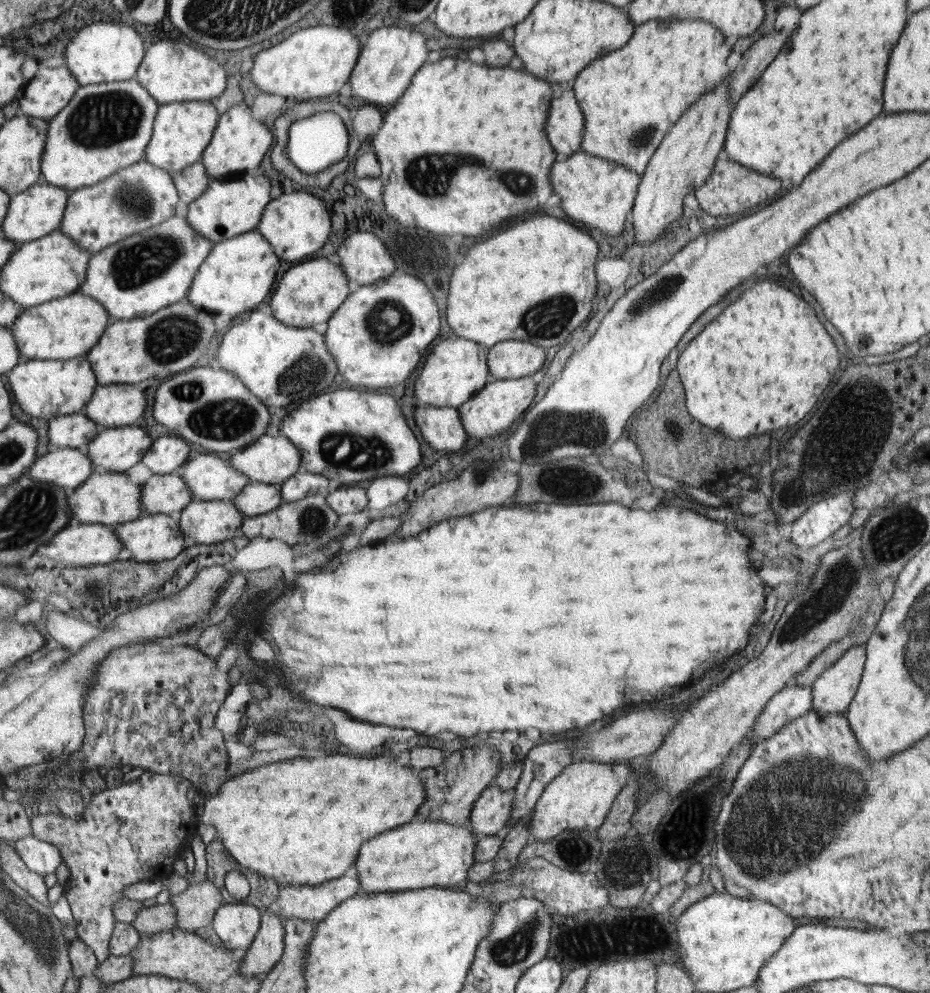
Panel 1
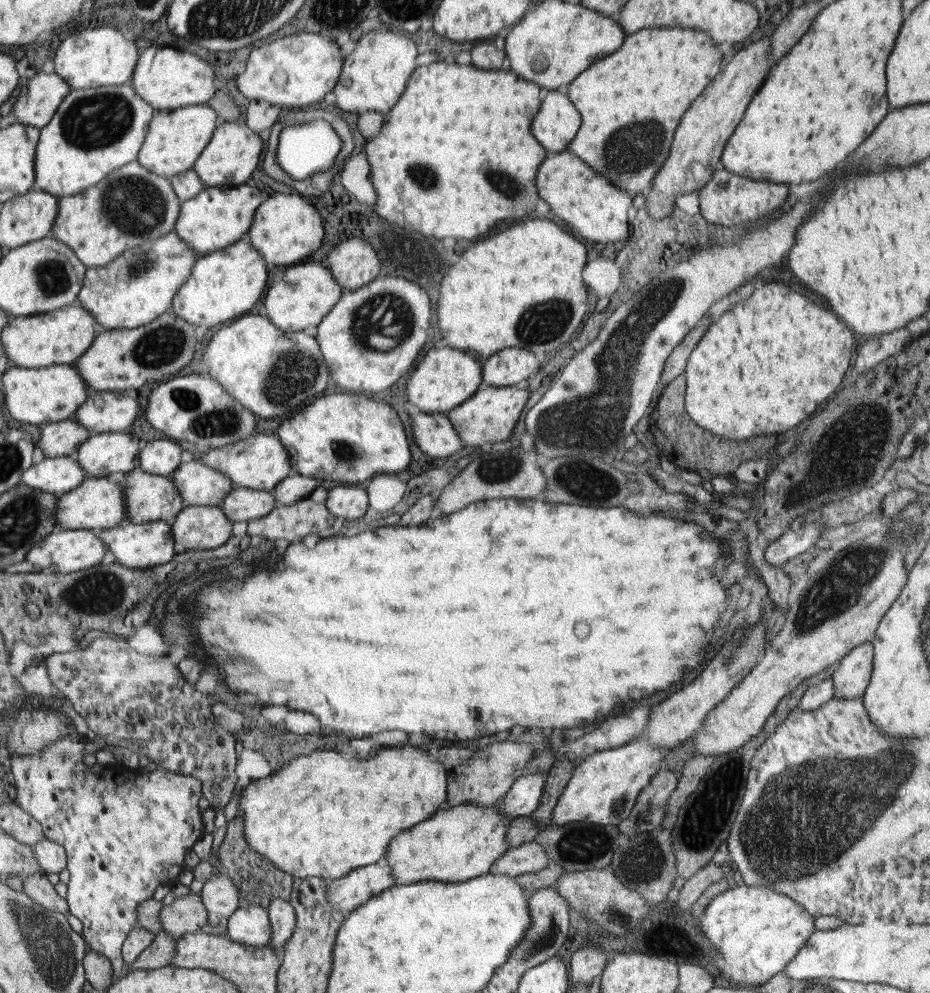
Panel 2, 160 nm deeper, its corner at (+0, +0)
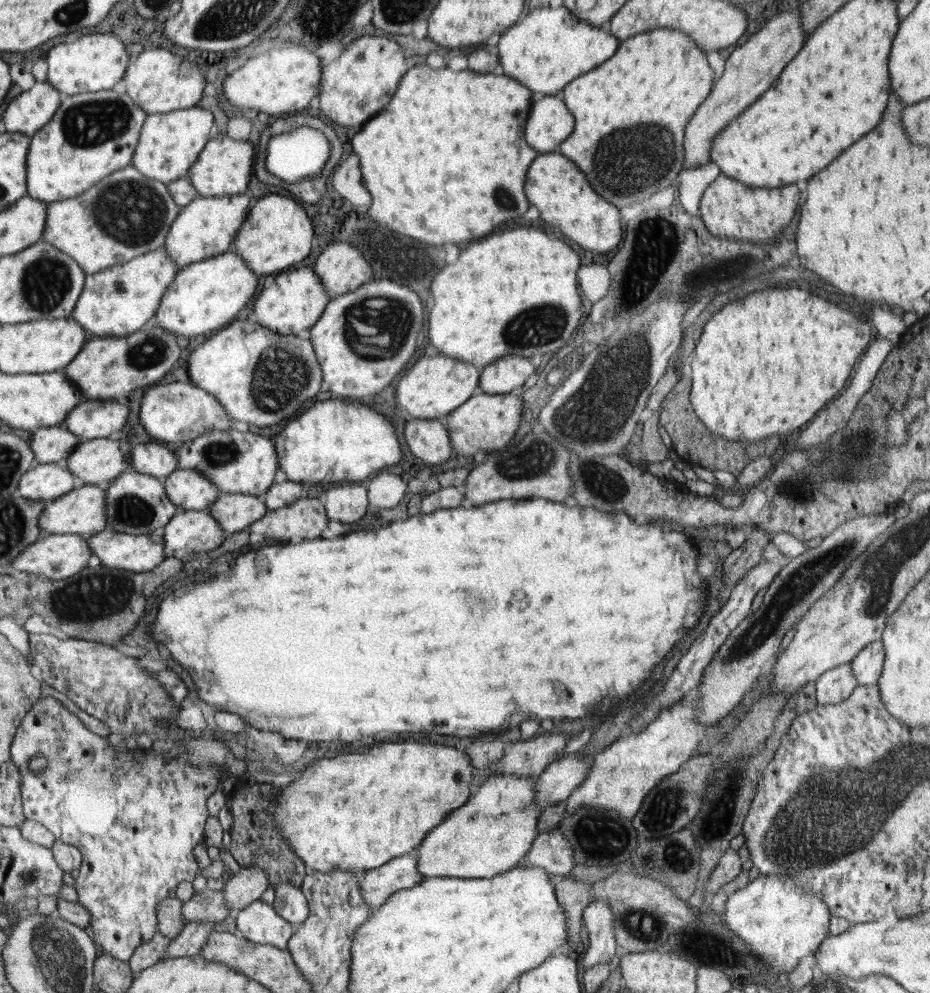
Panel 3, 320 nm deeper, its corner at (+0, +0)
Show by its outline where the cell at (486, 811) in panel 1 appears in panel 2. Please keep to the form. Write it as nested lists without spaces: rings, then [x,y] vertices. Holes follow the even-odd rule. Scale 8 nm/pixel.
[[[524,774],[512,783],[512,788],[502,798],[498,811],[514,819],[529,816],[536,809],[544,794],[547,774]]]

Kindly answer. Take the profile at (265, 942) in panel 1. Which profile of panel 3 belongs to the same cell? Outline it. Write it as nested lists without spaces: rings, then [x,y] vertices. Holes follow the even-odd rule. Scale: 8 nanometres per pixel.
[[[295,884],[276,885],[274,908],[296,928],[308,918],[310,907],[302,889]]]

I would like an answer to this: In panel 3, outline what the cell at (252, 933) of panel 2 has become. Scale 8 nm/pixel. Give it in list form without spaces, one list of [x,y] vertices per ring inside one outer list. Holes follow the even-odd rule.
[[[261,899],[239,911],[236,924],[237,929],[250,942],[269,944],[281,949],[287,948],[288,941],[295,931],[290,921]]]

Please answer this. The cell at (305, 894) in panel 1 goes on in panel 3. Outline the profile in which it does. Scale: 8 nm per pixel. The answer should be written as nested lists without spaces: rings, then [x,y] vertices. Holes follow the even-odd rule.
[[[414,850],[365,871],[359,885],[363,899],[372,908],[378,908],[386,904],[395,892],[415,887],[423,879],[418,868],[418,853]]]

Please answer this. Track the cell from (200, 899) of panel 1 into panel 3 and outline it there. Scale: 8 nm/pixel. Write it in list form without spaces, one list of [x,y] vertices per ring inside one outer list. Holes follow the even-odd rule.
[[[241,867],[237,873],[228,874],[225,883],[223,891],[229,912],[246,908],[271,886],[268,873],[258,867]]]

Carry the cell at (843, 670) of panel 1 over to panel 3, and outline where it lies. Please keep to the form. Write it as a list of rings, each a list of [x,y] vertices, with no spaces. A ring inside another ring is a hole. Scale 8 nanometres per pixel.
[[[877,640],[865,646],[850,662],[852,676],[858,685],[870,686],[877,684],[882,674],[882,667],[886,658],[884,643]]]

